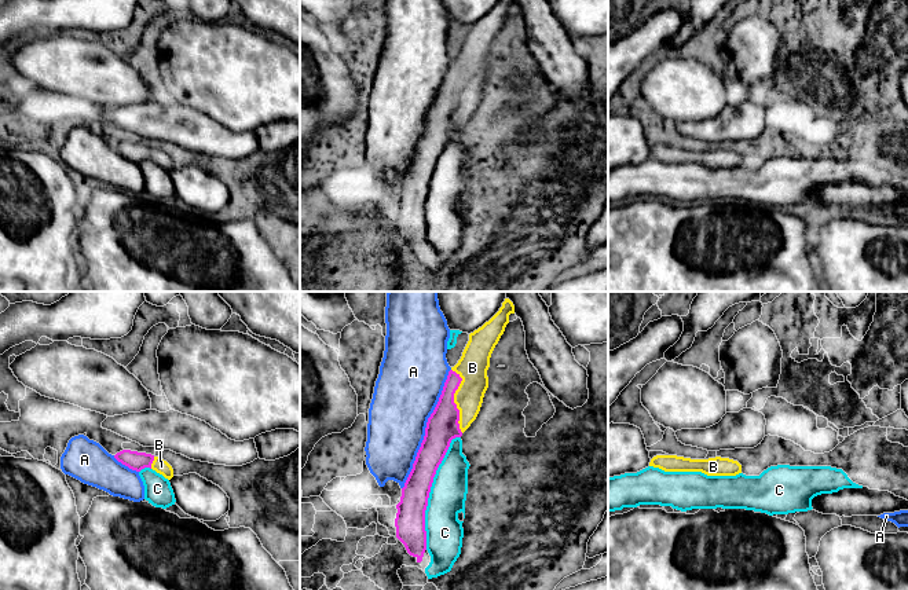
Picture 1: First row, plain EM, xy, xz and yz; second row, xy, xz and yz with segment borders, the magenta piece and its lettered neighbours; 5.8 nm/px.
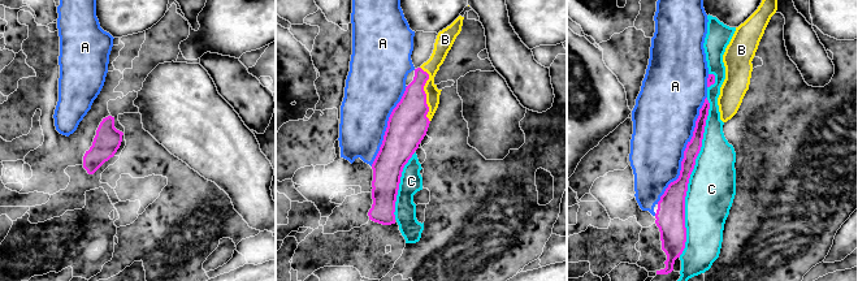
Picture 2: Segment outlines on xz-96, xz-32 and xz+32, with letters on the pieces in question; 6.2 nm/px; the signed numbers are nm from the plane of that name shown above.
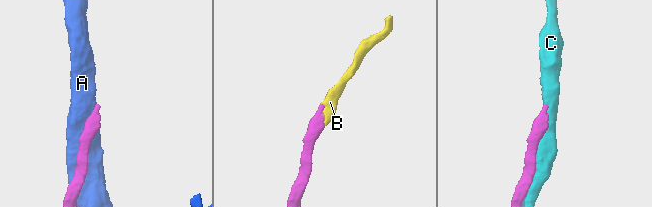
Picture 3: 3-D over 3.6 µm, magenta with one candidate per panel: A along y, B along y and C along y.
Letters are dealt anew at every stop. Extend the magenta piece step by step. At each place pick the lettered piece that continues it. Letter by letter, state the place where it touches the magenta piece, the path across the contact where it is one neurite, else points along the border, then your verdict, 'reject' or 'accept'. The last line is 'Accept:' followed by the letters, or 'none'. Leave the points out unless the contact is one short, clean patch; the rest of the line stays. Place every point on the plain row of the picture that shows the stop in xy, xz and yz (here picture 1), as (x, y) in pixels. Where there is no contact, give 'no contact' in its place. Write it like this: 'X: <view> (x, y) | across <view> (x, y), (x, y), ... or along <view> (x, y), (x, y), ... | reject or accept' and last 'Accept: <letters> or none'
A: xz (425, 121) | reject
B: xz (453, 92) | across xz (442, 118), (453, 107), (453, 92), (464, 81), (472, 59) | accept
C: xz (429, 183) | reject
Accept: B

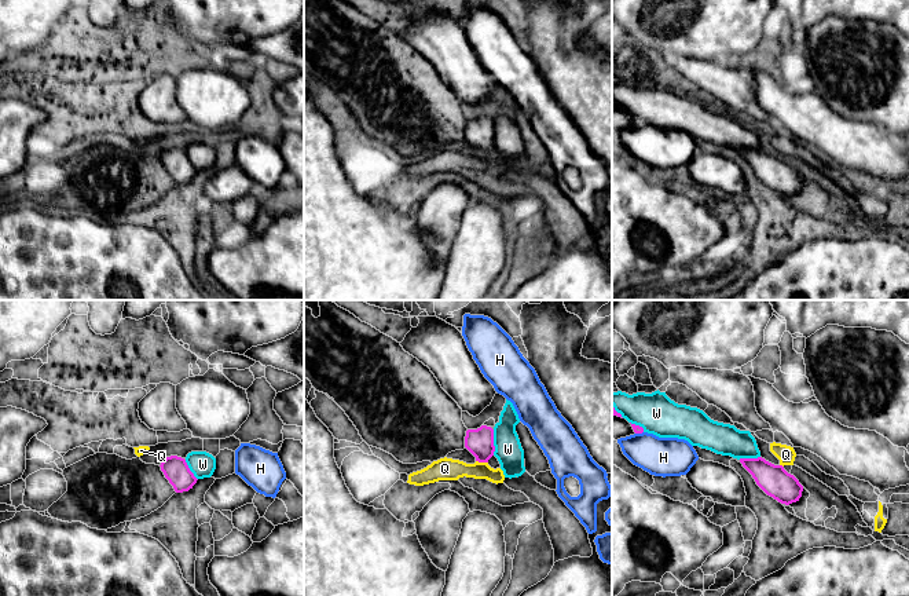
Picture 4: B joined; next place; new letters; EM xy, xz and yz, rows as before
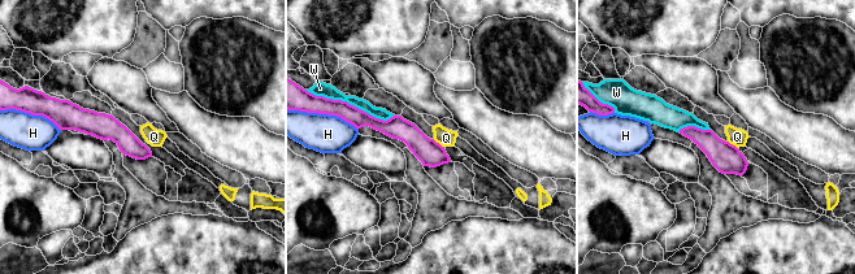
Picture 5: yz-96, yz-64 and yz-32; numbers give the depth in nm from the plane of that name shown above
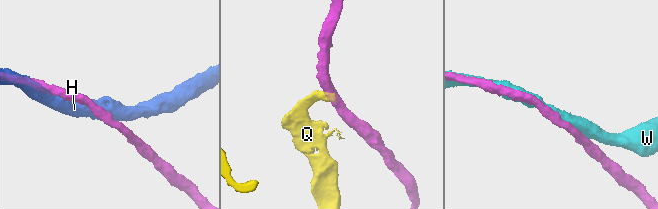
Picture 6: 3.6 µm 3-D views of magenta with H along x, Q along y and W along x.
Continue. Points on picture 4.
H: yz (638, 124) | reject
Q: xz (482, 153) | along xz (476, 152), (487, 154) | reject
W: xz (493, 134) | reject
Accept: none

